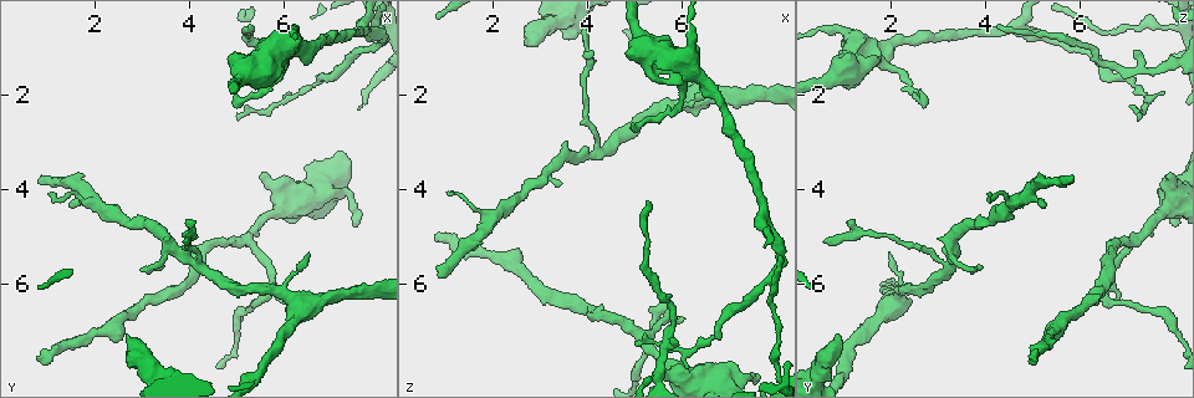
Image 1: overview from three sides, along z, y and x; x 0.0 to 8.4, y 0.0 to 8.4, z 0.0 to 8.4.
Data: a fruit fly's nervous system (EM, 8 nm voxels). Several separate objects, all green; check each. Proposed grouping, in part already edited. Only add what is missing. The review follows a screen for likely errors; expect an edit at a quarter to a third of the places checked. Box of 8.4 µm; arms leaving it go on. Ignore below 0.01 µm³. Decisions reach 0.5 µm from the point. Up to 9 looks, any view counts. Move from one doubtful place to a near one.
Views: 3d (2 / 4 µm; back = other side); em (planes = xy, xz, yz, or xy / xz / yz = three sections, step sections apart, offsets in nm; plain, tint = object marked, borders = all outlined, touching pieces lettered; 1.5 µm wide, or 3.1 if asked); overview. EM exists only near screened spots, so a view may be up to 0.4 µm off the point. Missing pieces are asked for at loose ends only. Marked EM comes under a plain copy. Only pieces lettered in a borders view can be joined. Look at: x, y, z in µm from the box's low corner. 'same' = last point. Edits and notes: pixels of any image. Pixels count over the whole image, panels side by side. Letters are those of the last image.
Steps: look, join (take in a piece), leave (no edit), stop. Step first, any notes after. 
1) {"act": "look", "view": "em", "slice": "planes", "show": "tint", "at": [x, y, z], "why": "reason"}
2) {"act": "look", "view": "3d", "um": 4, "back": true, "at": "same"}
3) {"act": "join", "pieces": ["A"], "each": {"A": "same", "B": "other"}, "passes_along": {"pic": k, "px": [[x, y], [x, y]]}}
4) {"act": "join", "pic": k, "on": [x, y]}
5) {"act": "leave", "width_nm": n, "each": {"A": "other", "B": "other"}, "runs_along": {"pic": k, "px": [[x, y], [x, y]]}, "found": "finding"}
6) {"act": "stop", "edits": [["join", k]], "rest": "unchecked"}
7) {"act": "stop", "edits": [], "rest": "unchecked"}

{"act": "look", "view": "3d", "um": 4, "at": [0.85, 7.60, 5.10], "why": "long arm stops here"}

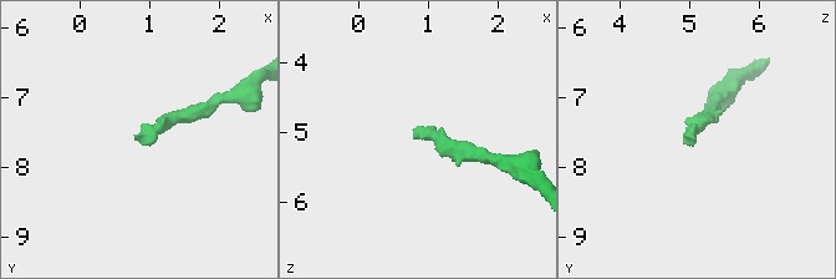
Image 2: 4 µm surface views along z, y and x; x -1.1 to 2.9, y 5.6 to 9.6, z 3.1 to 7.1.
{"act": "look", "view": "em", "slice": "planes", "show": "borders", "at": [0.80, 7.65, 5.10], "why": "need the tissue"}

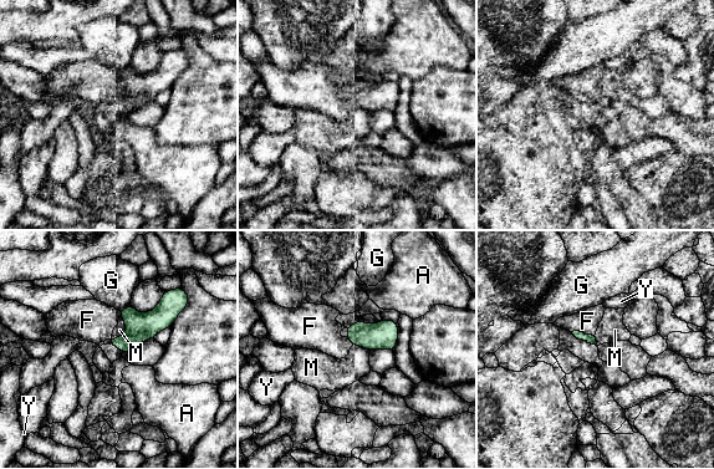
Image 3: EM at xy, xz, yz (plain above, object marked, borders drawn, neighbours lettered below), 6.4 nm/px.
{"act": "join", "pic": 3, "on": [587, 321], "each": {"A": "other", "F": "same", "G": "other", "M": "other", "Y": "other"}, "found": "it goes on there"}

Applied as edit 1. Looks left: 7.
{"act": "look", "view": "overview"}

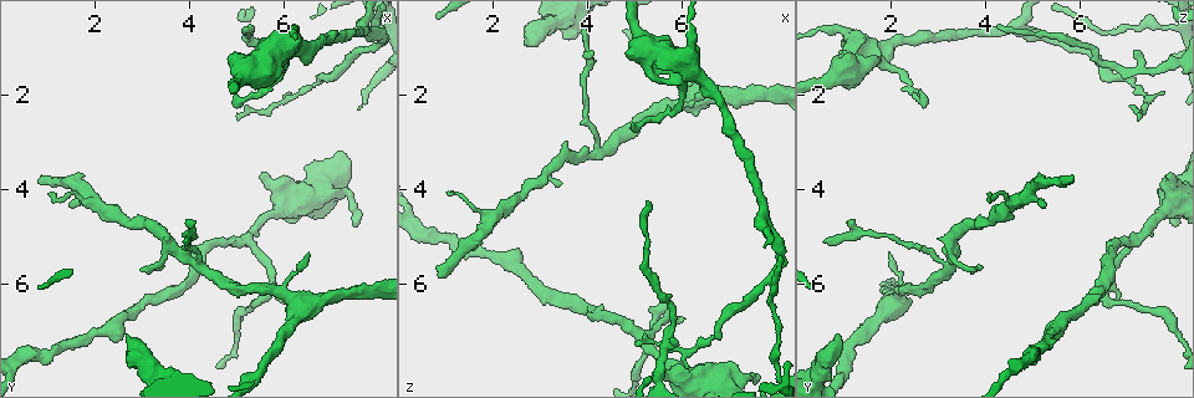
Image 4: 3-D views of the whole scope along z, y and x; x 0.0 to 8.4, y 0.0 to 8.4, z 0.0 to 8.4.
{"act": "look", "view": "em", "slice": "xy", "step": 4, "show": "tint", "at": [2.65, 7.05, 0.85], "why": "thick end"}

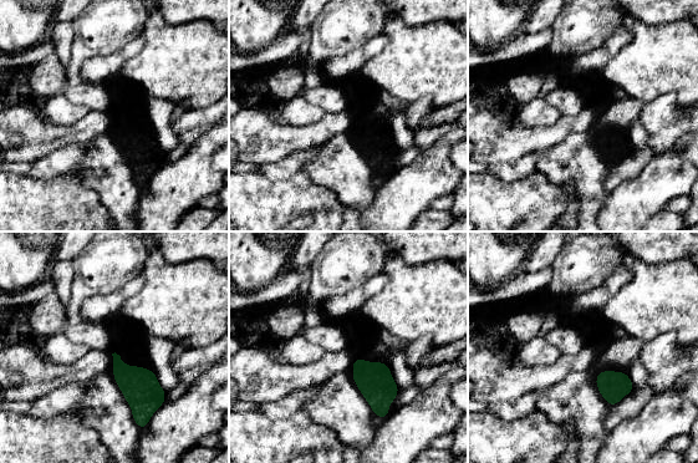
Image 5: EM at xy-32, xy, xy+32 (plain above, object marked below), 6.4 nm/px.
{"act": "look", "view": "em", "slice": "planes", "show": "borders", "at": "same"}

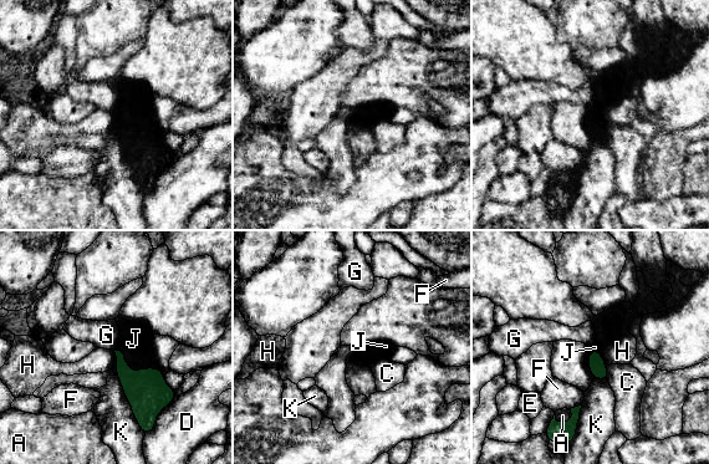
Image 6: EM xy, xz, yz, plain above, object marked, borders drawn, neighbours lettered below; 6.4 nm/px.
{"act": "join", "pic": 6, "on": [133, 338], "each": {"A": "other", "C": "other", "D": "other", "E": "other", "F": "other", "G": "other", "H": "other", "J": "same", "K": "other"}, "passes_along": {"pic": 6, "px": [[146, 389], [127, 363], [133, 338]]}, "found": "the cell continues"}

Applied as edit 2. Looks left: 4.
{"act": "look", "view": "overview"}

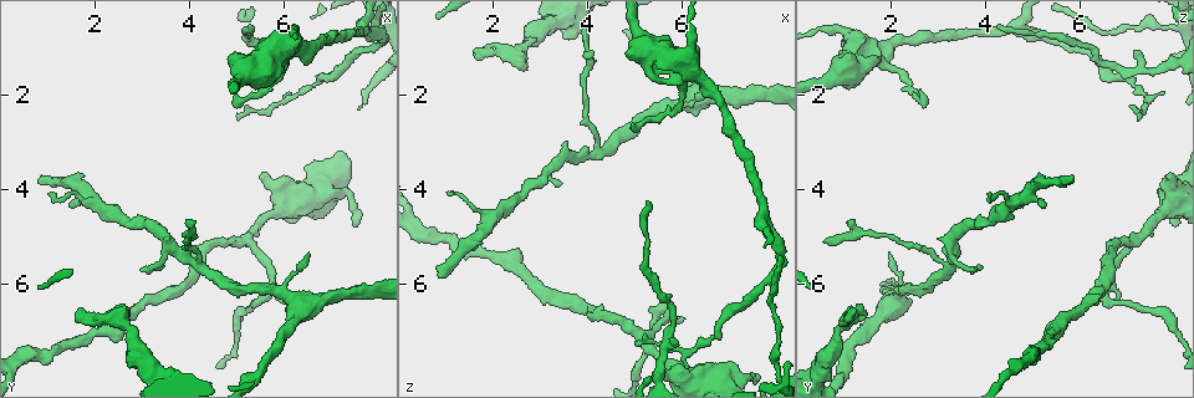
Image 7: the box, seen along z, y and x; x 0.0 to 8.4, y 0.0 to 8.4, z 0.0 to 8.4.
{"act": "look", "view": "3d", "um": 2, "at": [3.45, 5.55, 3.85], "why": "an open end"}

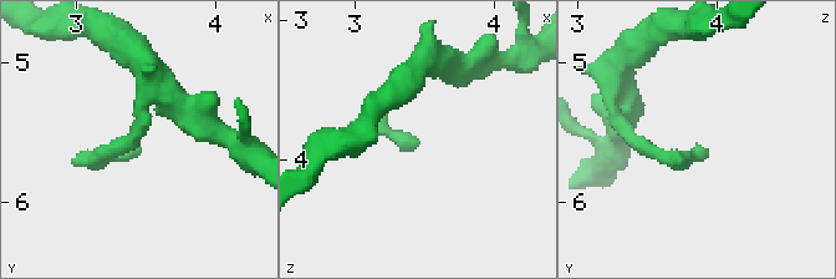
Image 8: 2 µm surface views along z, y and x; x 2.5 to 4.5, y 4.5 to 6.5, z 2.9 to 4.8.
{"act": "look", "view": "em", "slice": "planes", "show": "borders", "at": [3.42, 5.60, 3.84], "why": "now the EM"}

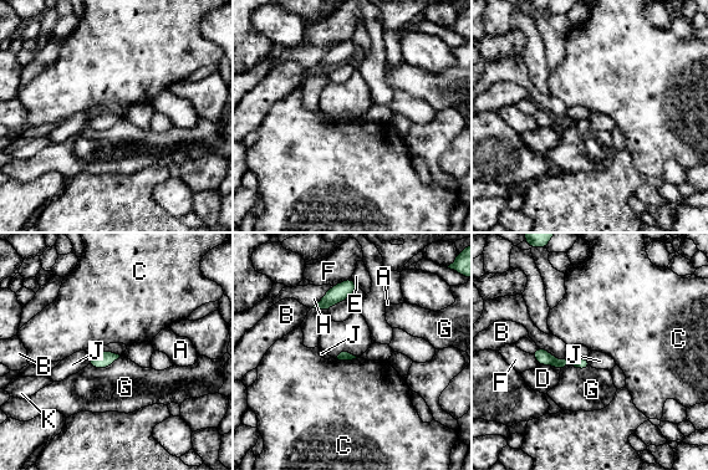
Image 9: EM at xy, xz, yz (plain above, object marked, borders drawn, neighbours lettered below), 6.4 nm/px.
{"act": "leave", "each": {"A": "other", "B": "other", "C": "other", "D": "other", "E": "other", "F": "other", "G": "other", "H": "other", "J": "other", "K": "other"}, "border": {"pic": 9, "px": [[360, 357], [351, 359], [336, 358]]}, "found": "no lettered piece goes on from it"}

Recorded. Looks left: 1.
{"act": "stop", "edits": [["join", 3], ["join", 6]], "rest": "unchecked"}

